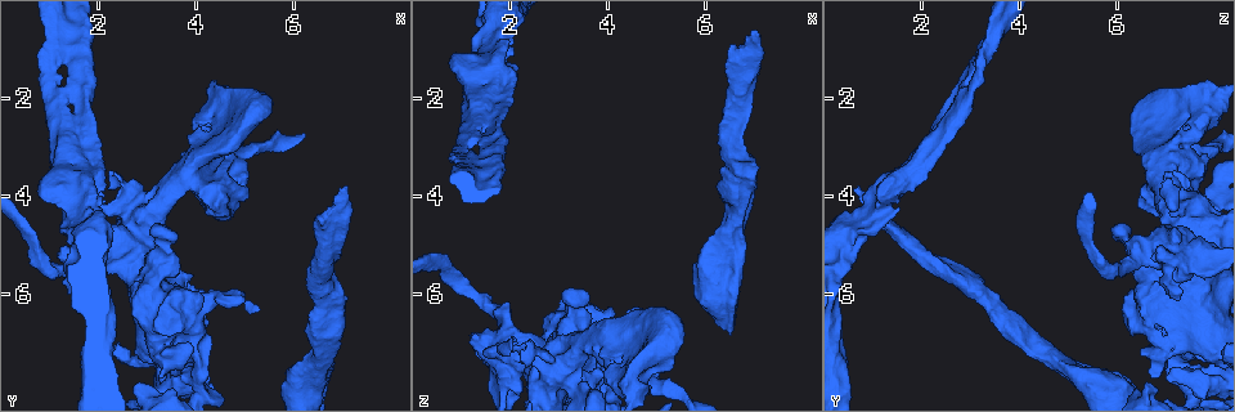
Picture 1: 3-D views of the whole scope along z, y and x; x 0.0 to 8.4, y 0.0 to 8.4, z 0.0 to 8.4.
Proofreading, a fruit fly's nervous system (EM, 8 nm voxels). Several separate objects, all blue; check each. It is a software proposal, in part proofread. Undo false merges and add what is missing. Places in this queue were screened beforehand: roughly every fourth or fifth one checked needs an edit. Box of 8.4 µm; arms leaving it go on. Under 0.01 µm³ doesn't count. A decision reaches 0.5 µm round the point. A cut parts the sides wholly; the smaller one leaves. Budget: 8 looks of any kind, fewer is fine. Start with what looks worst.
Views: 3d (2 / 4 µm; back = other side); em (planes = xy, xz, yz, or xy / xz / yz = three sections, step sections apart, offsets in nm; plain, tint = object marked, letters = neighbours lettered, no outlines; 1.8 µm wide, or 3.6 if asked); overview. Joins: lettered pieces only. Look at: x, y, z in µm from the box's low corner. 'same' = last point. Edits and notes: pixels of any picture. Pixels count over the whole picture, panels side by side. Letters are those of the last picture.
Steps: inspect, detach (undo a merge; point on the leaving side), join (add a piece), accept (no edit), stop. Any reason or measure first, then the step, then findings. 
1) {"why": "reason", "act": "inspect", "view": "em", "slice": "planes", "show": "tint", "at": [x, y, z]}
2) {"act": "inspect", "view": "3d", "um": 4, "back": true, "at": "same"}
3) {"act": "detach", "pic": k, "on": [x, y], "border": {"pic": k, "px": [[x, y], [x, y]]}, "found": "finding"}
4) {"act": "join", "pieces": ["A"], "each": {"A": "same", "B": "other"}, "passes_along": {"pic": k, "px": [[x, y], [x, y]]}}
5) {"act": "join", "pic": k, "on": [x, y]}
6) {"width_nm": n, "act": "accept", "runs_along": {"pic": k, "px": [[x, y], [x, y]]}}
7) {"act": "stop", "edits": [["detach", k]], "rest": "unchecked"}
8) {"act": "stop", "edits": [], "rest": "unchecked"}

{"why": "free end", "act": "inspect", "view": "3d", "um": 2, "back": true, "at": [6.95, 3.80, 0.65]}

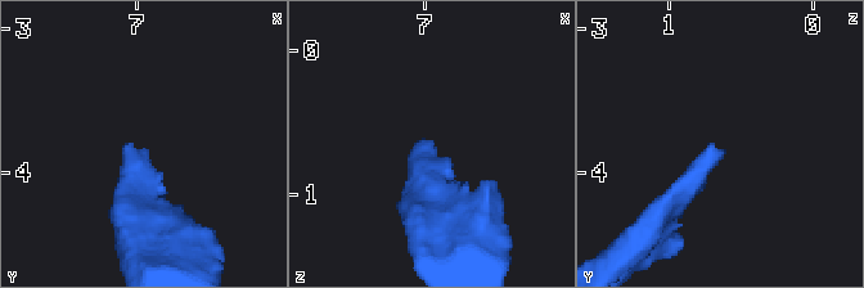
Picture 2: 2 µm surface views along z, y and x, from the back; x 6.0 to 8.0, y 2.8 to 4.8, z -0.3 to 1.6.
{"act": "inspect", "view": "em", "slice": "yz", "step": 8, "show": "tint", "at": [6.92, 3.86, 0.66]}

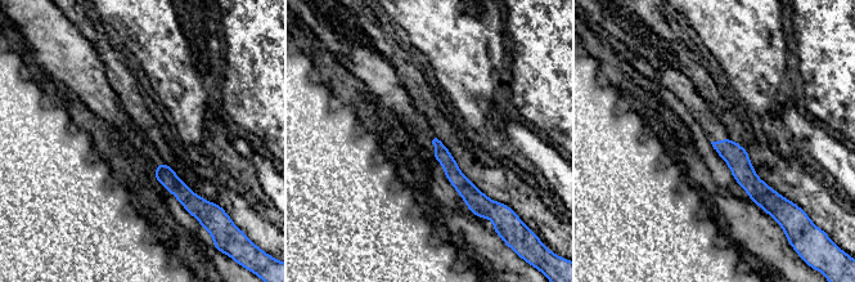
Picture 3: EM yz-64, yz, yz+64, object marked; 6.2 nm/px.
{"act": "inspect", "view": "em", "slice": "xy", "step": 8, "show": "letters", "at": "same"}

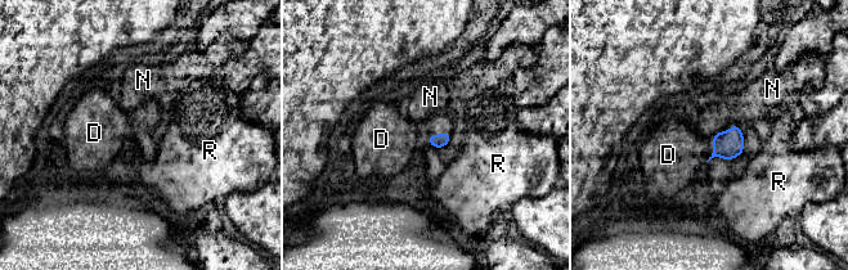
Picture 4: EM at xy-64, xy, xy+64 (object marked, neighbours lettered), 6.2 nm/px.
{"act": "join", "pieces": ["D"], "each": {"D": "same", "N": "other", "R": "other"}, "passes_along": {"pic": 4, "px": [[440, 140], [434, 135], [394, 136]]}, "found": "the neuron continues"}

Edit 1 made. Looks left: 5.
{"why": "see it whole again", "act": "inspect", "view": "overview"}

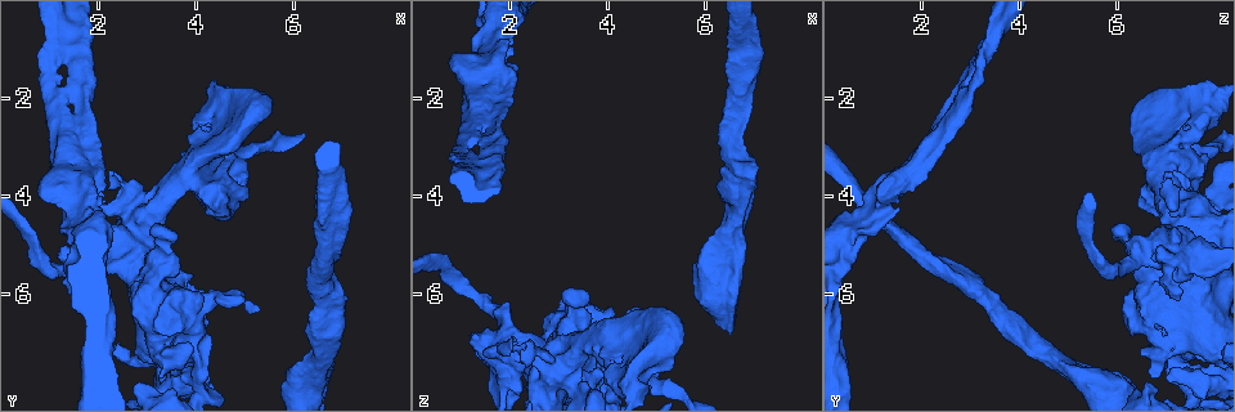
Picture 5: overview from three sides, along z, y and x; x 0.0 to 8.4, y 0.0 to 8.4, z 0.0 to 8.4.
{"why": "side arm on a straight run", "act": "inspect", "view": "3d", "um": 4, "at": [1.30, 2.40, 2.65]}

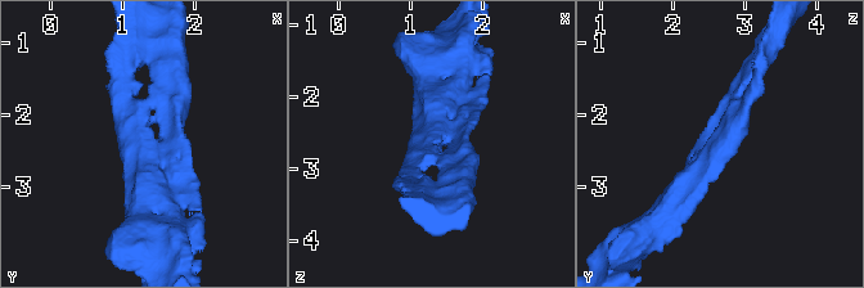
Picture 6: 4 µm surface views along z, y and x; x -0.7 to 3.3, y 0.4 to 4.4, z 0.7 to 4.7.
{"arms": 3, "arm_widths_nm": [200, 280, 320], "why": "now the EM", "act": "inspect", "view": "em", "slice": "xz", "step": 8, "show": "letters", "at": [1.30, 2.45, 2.60]}

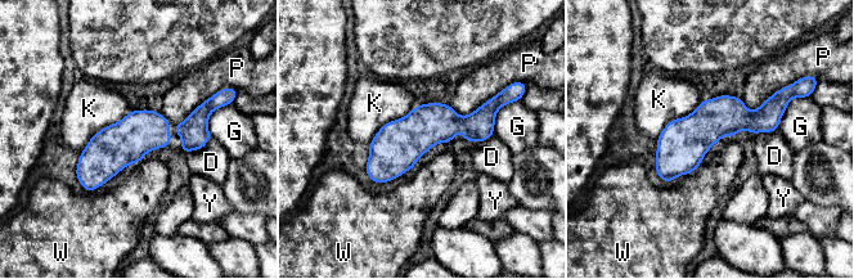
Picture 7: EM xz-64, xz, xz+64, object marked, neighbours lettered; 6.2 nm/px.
{"act": "accept", "each": {"D": "other", "G": "other", "K": "other", "P": "other", "W": "other", "Y": "other"}, "border": {"pic": 7, "px": [[701, 165], [688, 175]]}, "found": "continuous, no second neuron"}

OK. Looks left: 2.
{"why": "thick turns thin", "act": "inspect", "view": "3d", "um": 2, "at": [4.55, 2.00, 7.50]}

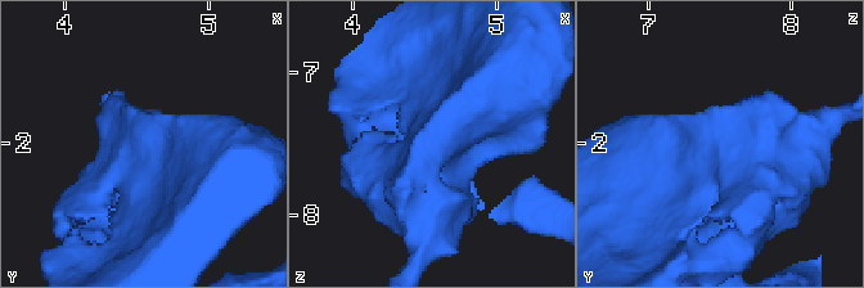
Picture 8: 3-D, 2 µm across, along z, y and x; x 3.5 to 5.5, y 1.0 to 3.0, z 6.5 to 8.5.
{"why": "shape alone is not enough", "act": "inspect", "view": "em", "um": 3.6, "slice": "planes", "show": "letters", "at": [4.58, 1.98, 7.50]}

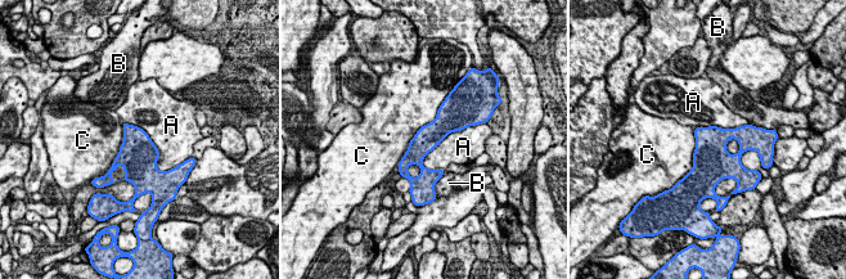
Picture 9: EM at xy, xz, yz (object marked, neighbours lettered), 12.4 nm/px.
{"width_nm": 320, "act": "accept", "each": {"A": "other", "B": "other", "C": "other"}, "runs_along": {"pic": 9, "px": [[444, 111], [419, 147], [423, 179]]}, "found": "all the same neuron"}

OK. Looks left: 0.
{"act": "stop", "edits": [["join", 4]], "rest": "unchecked"}

